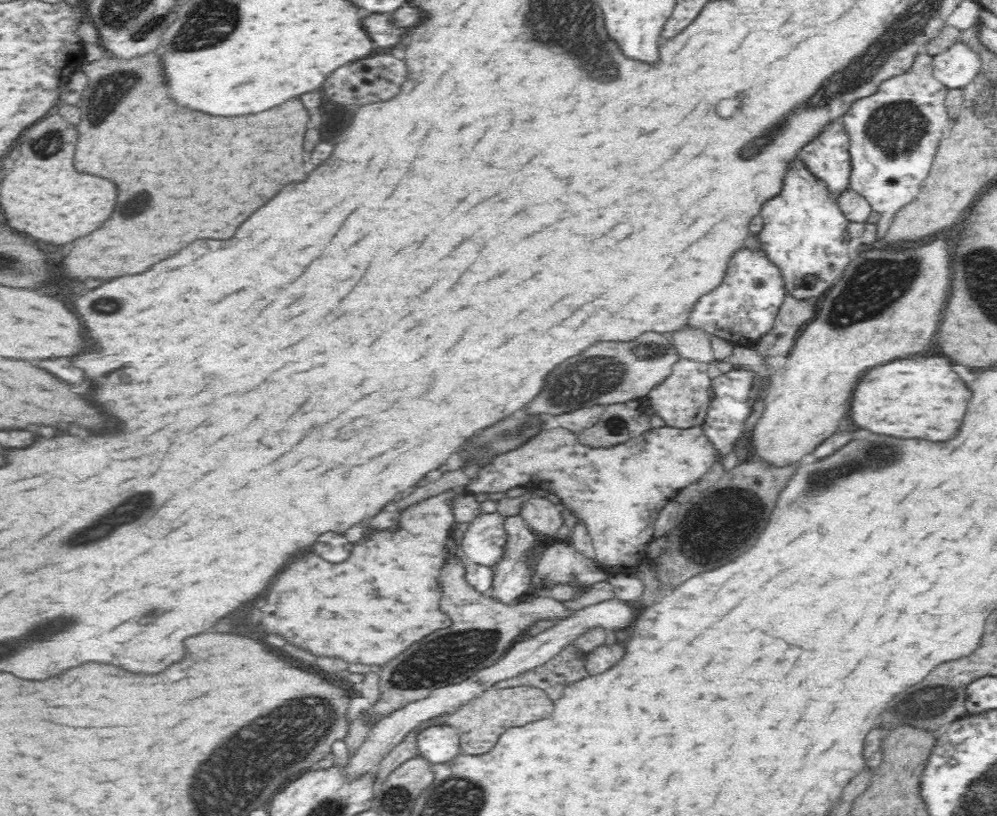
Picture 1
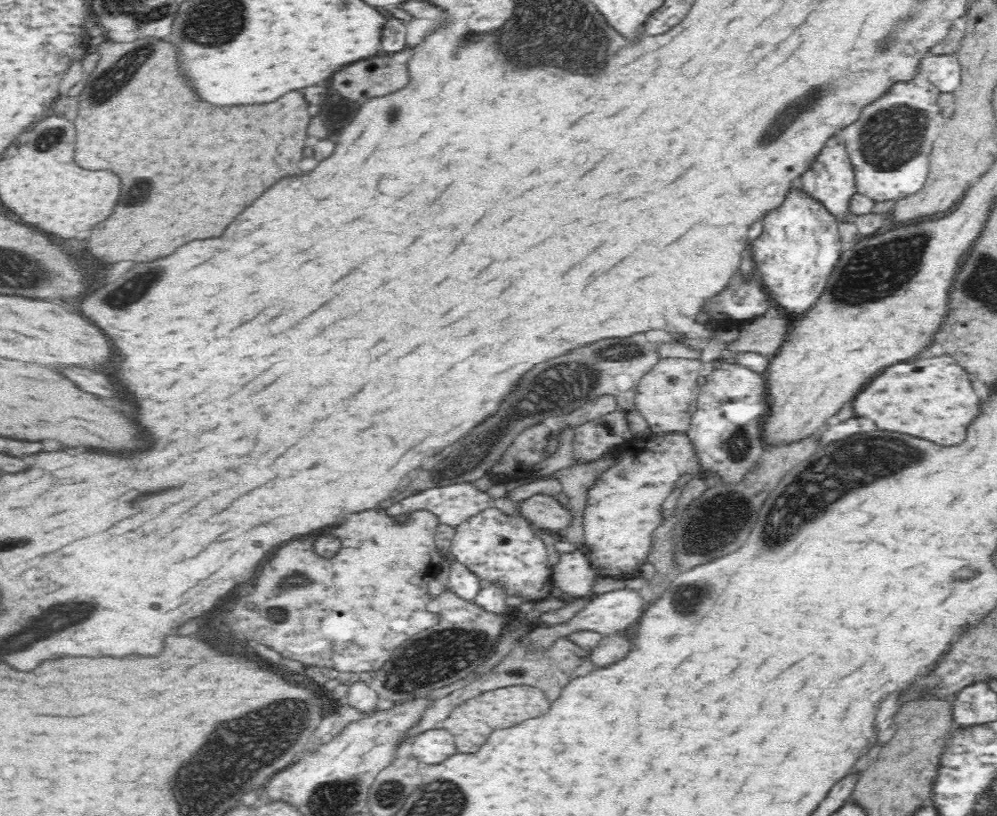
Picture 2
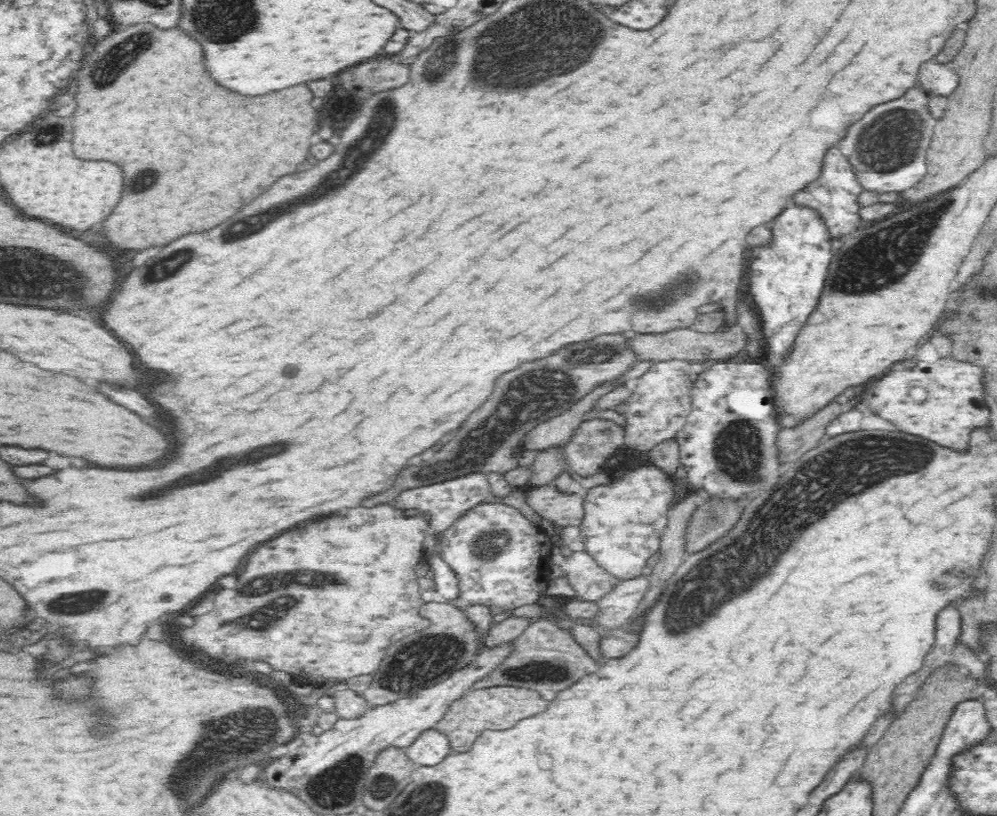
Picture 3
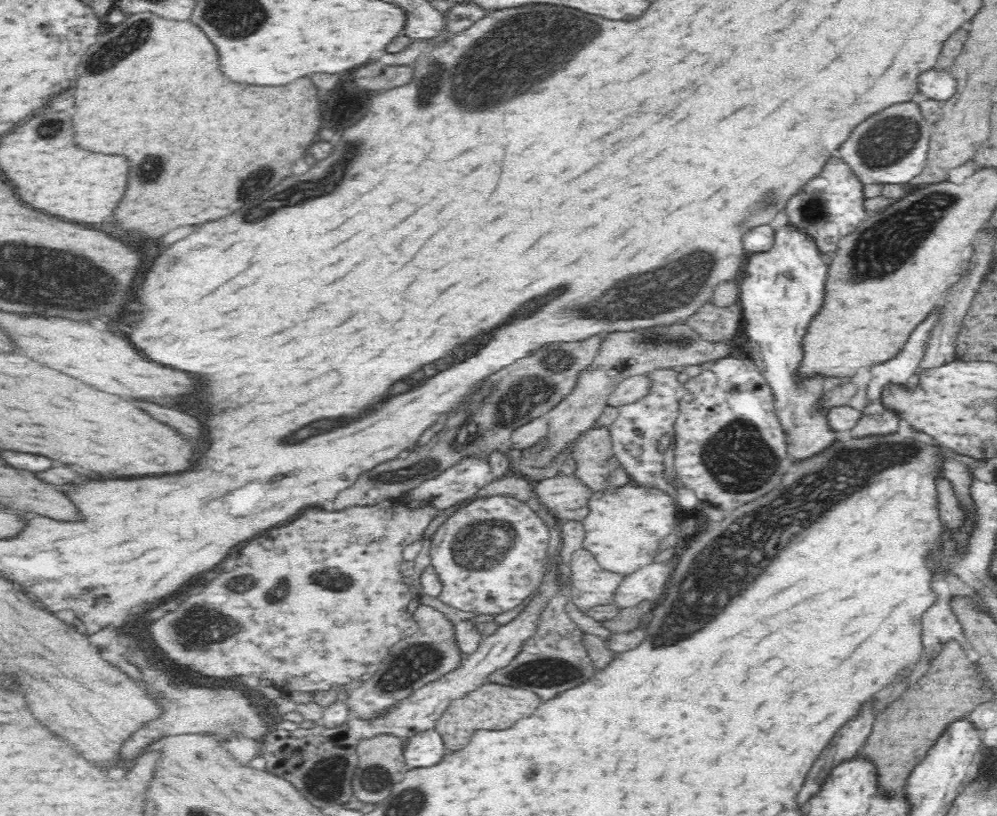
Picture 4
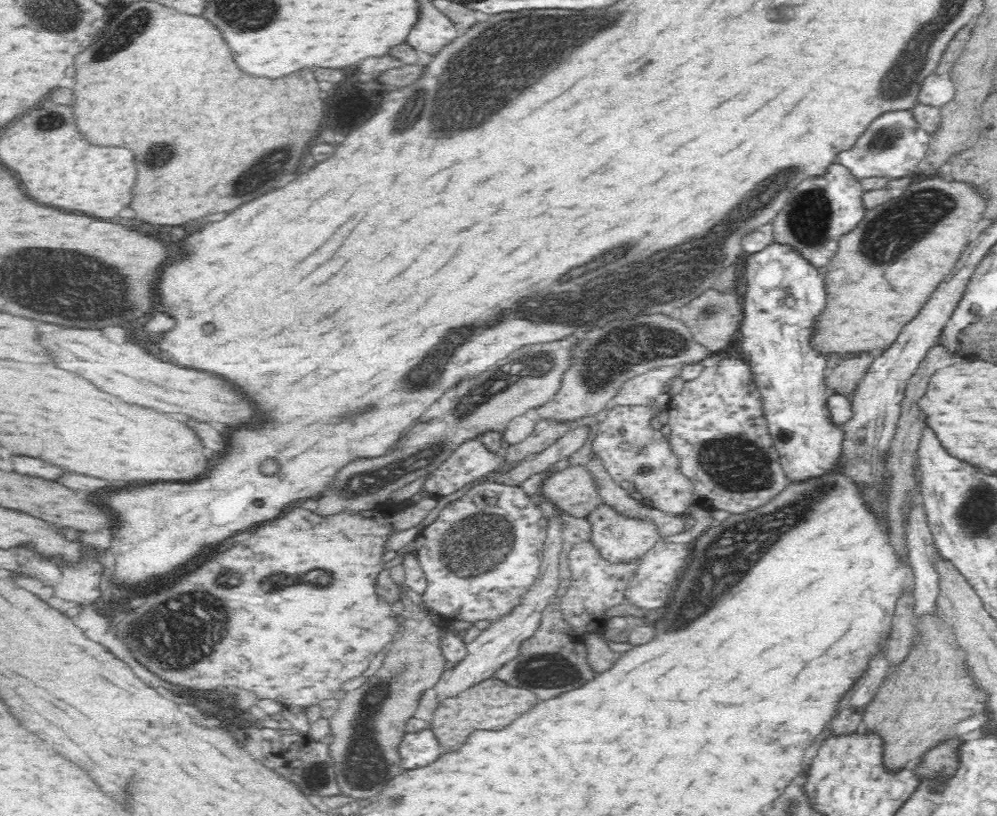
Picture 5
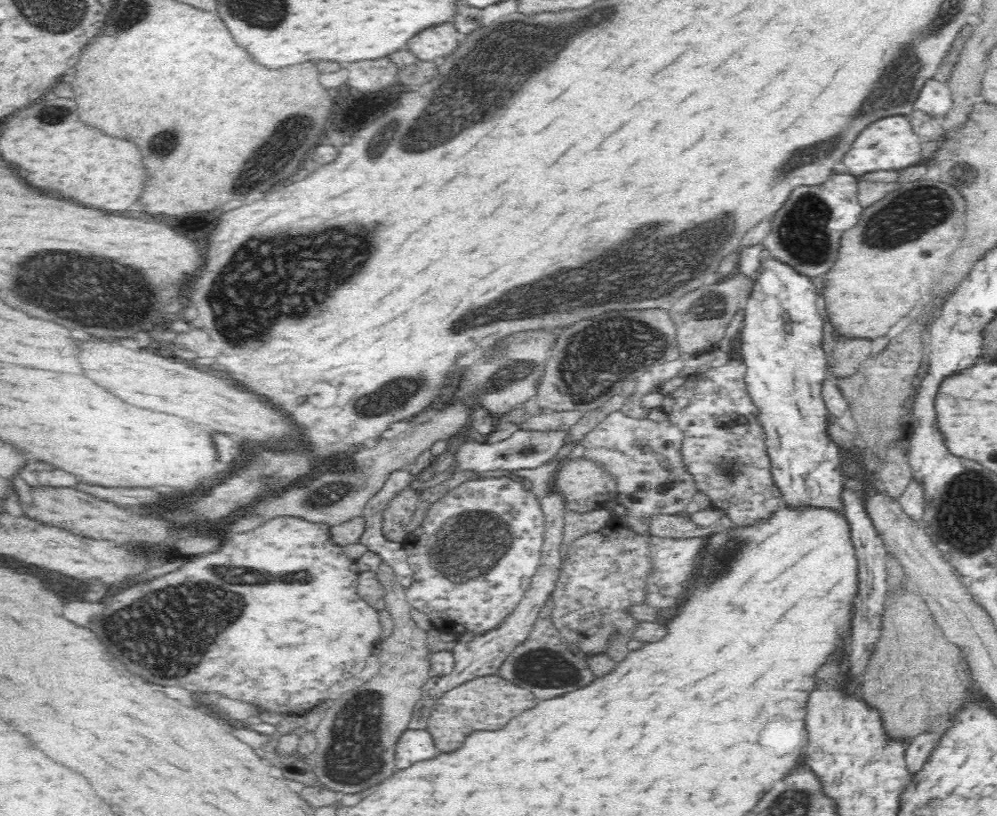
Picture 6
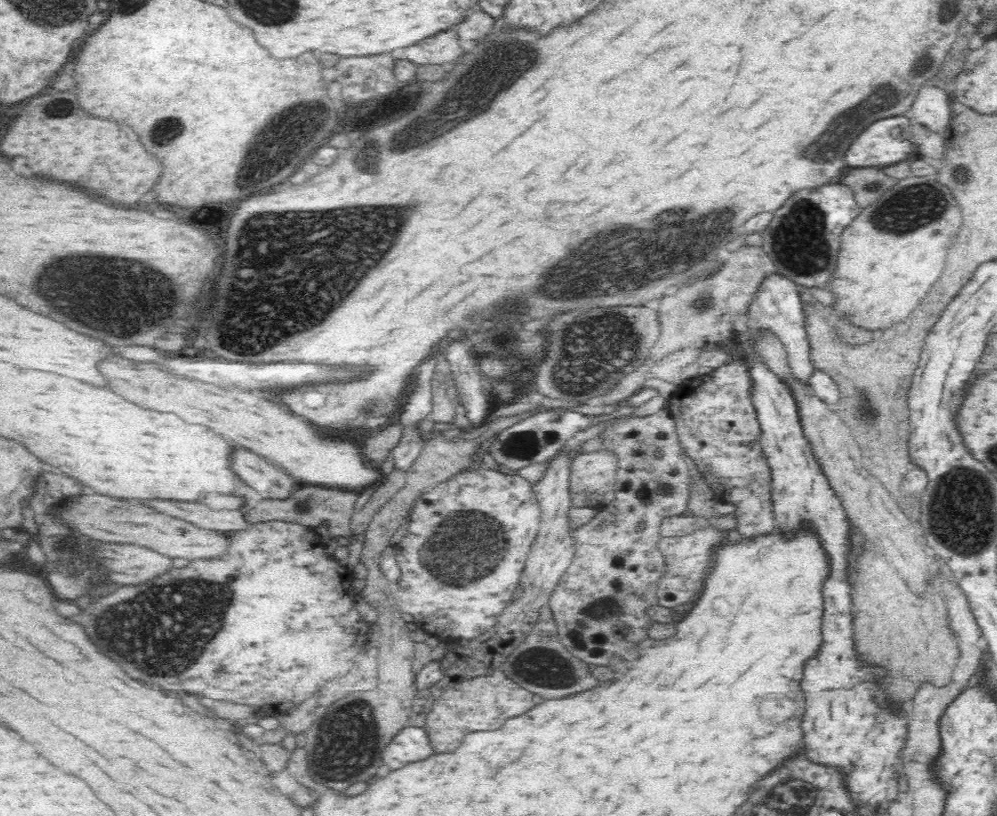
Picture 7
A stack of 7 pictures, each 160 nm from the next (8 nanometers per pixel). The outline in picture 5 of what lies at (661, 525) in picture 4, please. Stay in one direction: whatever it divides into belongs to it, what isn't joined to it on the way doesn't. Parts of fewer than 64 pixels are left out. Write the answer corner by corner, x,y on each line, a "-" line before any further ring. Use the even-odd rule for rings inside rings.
603,503
596,510
589,512
590,524
592,525
591,540
604,559
618,563
642,558
645,552
660,538
653,524
638,518
632,518
611,510
610,505

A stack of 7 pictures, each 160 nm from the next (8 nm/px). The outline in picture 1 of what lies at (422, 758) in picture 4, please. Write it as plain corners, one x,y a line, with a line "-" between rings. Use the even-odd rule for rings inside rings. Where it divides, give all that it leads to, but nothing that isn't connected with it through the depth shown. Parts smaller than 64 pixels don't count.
447,724
422,730
417,736
418,756
430,764
440,764
462,754
458,733

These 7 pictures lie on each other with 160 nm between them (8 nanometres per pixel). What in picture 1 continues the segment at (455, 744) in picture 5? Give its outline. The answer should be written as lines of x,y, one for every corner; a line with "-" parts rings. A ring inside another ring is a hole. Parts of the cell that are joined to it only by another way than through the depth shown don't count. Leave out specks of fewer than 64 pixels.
517,686
510,688
488,688
481,695
464,702
454,712
450,712
445,718
445,724
453,728
460,738
462,754
478,754
486,752
492,744
496,744
498,736
512,726
526,724
530,720
540,720
540,714
552,712
553,700
546,698
546,691
540,687
-
548,706
548,708
546,708
-
542,710
542,712
540,712
-
482,748
482,750
478,750

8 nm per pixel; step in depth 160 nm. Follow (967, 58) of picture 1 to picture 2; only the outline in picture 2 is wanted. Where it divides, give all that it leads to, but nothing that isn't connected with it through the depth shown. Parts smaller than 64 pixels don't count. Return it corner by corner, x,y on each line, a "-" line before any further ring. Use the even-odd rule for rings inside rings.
956,54
928,56
921,60
918,73
941,93
954,92
961,82
961,66
956,58

